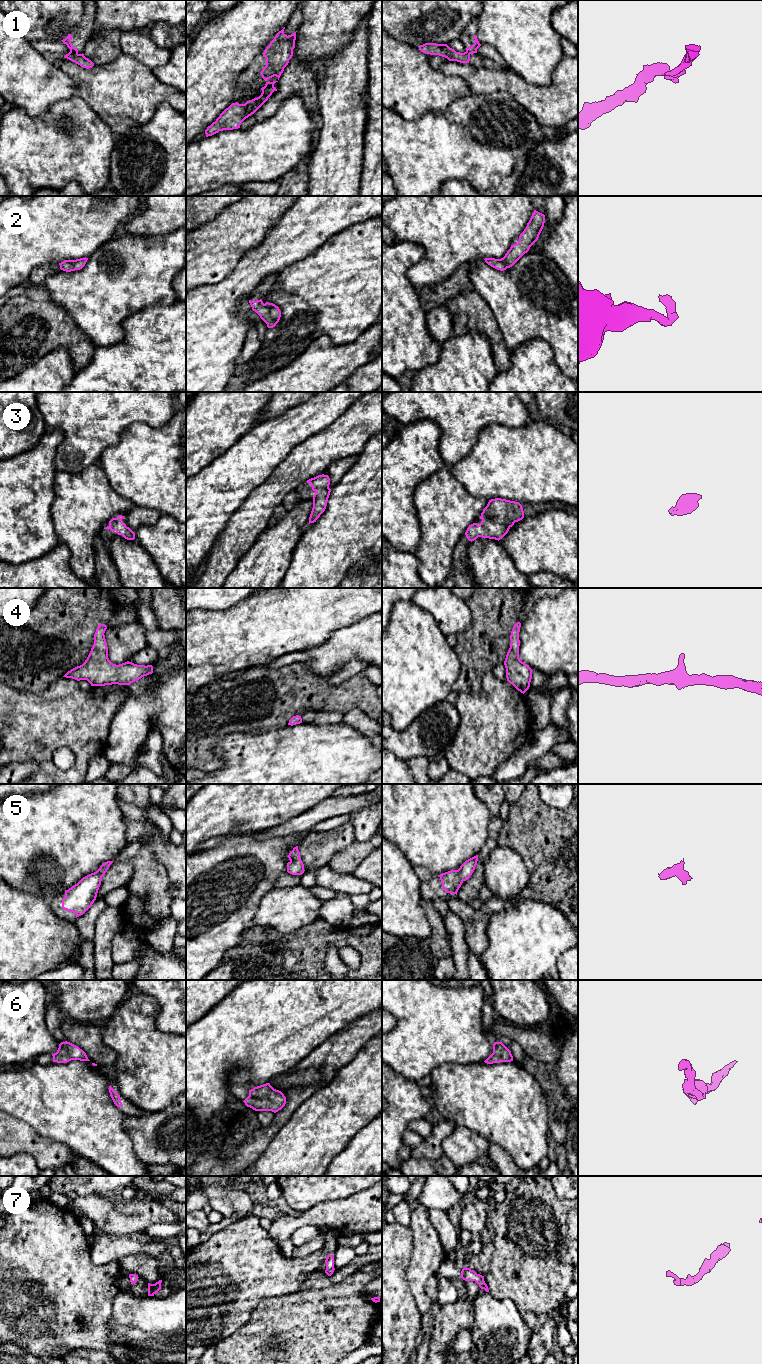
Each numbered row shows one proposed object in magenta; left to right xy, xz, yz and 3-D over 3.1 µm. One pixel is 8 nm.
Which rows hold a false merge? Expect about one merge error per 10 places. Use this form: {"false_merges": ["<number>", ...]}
{"false_merges": ["1"]}

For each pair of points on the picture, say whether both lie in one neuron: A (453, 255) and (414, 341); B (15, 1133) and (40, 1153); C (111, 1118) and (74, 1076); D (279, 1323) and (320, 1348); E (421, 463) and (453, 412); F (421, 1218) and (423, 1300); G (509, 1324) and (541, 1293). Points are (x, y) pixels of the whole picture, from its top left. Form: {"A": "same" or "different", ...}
{"A": "different", "B": "same", "C": "same", "D": "same", "E": "different", "F": "same", "G": "different"}

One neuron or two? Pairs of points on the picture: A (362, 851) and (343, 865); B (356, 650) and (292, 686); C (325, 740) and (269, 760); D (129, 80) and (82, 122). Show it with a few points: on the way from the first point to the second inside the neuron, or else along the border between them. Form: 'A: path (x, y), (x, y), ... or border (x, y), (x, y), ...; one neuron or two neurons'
A: path (357, 851), (348, 860); one neuron
B: border (302, 663), (318, 675), (330, 675), (338, 667); two neurons
C: path (311, 754), (305, 760), (283, 760); one neuron
D: border (77, 94), (109, 128); two neurons

